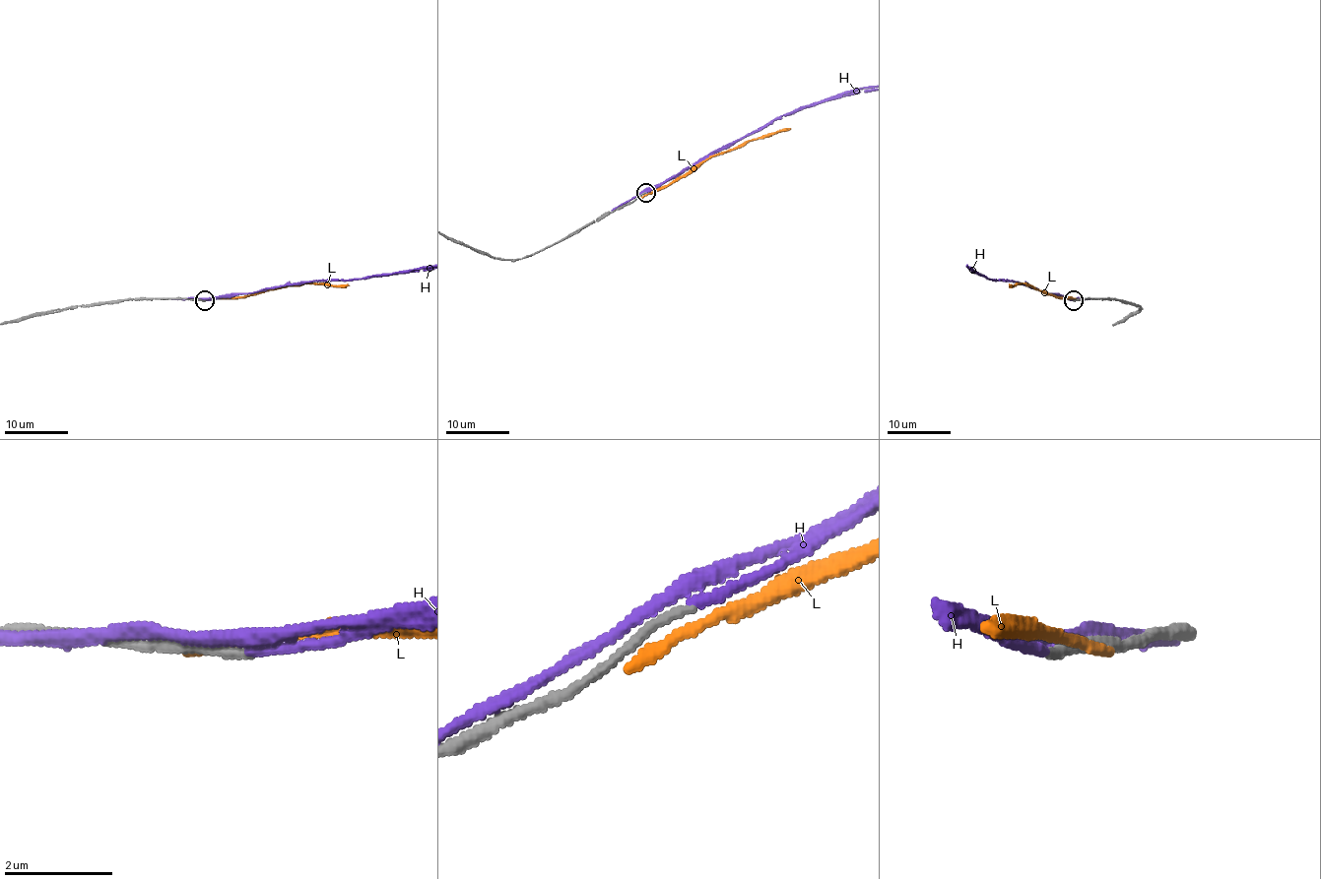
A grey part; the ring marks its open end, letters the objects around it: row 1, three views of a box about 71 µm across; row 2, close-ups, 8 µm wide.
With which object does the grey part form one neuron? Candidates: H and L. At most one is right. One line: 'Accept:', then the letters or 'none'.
Accept: H

